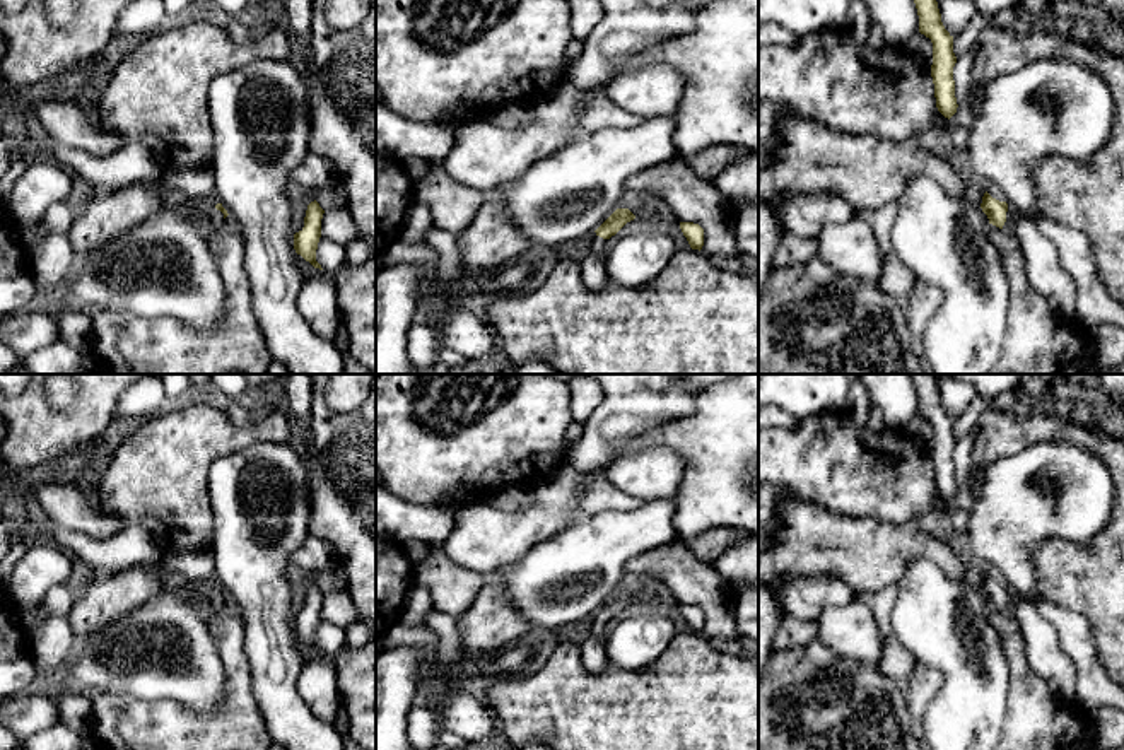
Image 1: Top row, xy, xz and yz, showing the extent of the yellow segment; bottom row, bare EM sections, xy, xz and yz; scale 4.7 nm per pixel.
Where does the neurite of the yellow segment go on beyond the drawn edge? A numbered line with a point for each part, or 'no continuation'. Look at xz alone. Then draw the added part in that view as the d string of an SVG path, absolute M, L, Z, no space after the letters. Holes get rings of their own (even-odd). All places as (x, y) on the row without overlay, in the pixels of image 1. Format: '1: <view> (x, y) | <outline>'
1: xz (598, 627) | M594 618L593 624L591 624L591 637L598 644L605 646L606 636L608 636L608 624L600 620L600 618Z

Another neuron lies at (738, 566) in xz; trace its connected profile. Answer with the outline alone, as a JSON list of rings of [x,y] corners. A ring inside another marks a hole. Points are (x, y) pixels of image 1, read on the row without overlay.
[[[748,536],[729,547],[714,564],[724,586],[731,591],[735,586],[758,583],[758,538]]]

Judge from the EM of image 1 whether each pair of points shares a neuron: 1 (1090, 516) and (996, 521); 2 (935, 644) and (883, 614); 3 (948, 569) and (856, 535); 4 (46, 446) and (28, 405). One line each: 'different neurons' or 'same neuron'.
1: same neuron
2: different neurons
3: same neuron
4: same neuron

